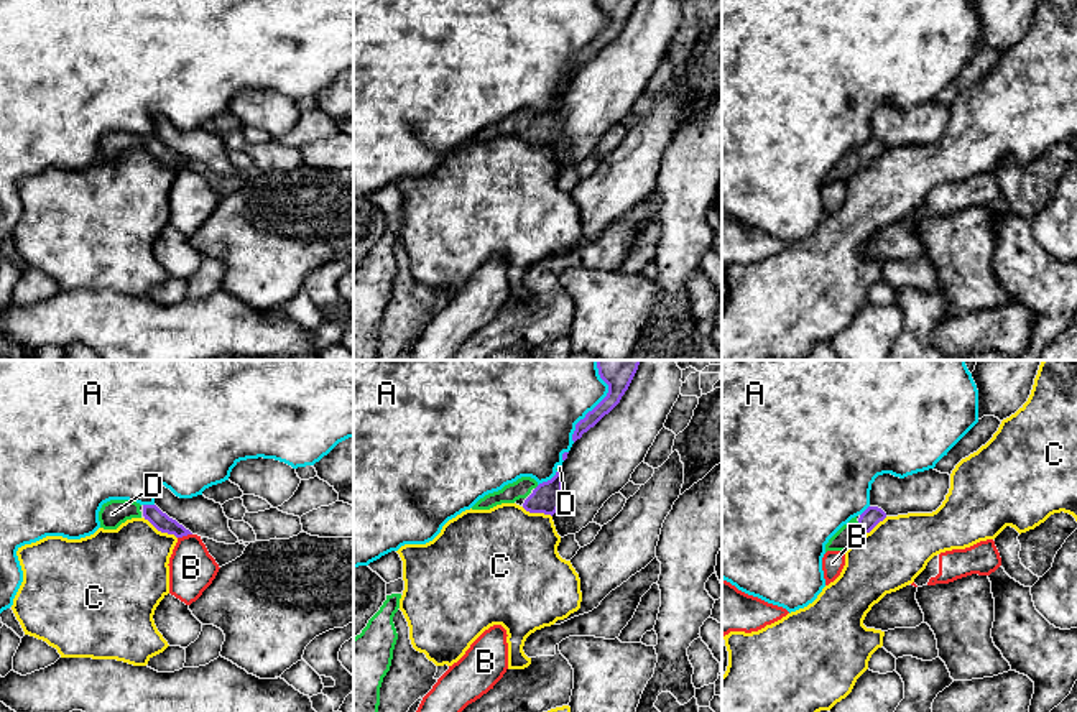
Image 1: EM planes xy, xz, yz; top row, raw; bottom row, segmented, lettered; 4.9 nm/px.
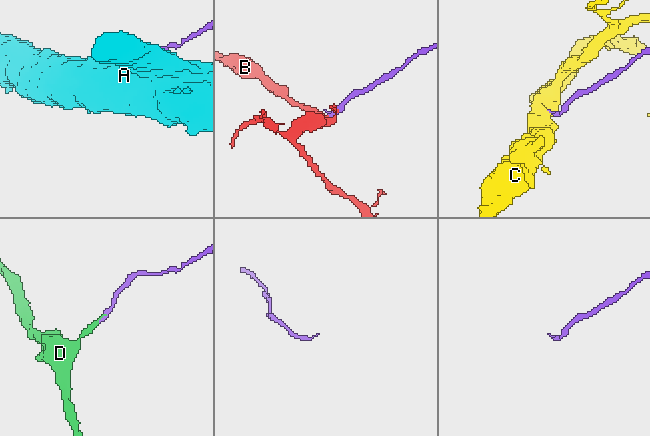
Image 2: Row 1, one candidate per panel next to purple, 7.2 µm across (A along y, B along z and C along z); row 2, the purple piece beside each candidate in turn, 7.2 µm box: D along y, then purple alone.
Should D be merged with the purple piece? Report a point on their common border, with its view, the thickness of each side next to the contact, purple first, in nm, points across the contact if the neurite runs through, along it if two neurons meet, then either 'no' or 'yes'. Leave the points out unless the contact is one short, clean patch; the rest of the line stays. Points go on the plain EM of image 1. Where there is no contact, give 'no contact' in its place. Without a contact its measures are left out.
meets purple in yz at (859, 157); 90 nm thick on the purple side, 100 nm on the other; yes

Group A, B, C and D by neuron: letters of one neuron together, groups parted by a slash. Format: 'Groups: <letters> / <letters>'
Groups: A / B / C / D

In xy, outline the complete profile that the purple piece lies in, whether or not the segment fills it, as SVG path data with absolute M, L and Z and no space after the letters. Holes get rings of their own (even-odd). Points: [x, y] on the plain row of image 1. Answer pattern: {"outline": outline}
{"outline": "M143 136L143 148L161 164L174 166L176 169L192 166L176 151L163 145L156 136Z"}

